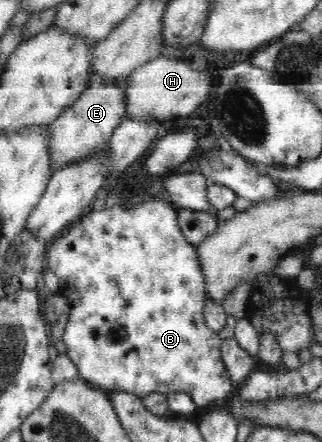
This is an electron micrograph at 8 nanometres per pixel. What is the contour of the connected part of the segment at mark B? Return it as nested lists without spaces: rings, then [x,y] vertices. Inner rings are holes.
[[[148,197],[145,199],[138,207],[110,207],[109,209],[102,210],[93,210],[89,209],[89,211],[82,216],[76,223],[72,224],[66,231],[62,232],[60,236],[57,237],[50,244],[50,249],[45,252],[46,256],[46,268],[50,271],[53,271],[59,279],[59,289],[58,294],[62,297],[66,298],[68,305],[71,306],[69,311],[69,319],[66,323],[66,327],[64,327],[64,334],[62,335],[62,343],[66,345],[66,351],[69,355],[69,358],[74,362],[76,368],[80,373],[80,378],[84,380],[91,387],[98,388],[102,392],[124,392],[124,393],[134,393],[134,396],[140,397],[141,399],[150,393],[160,393],[160,394],[168,394],[168,393],[186,393],[192,397],[192,400],[196,403],[198,410],[206,408],[206,406],[210,406],[212,403],[221,403],[222,401],[227,401],[233,395],[232,385],[228,382],[228,374],[227,370],[224,368],[224,364],[222,361],[222,339],[219,334],[216,334],[214,330],[210,330],[210,328],[206,325],[205,315],[205,300],[206,300],[206,292],[203,291],[203,275],[202,268],[199,267],[198,263],[198,252],[196,252],[197,246],[194,246],[186,240],[184,234],[182,234],[182,230],[180,230],[180,226],[178,226],[178,209],[172,205],[170,201],[166,201],[162,198],[152,199],[152,197]]]

